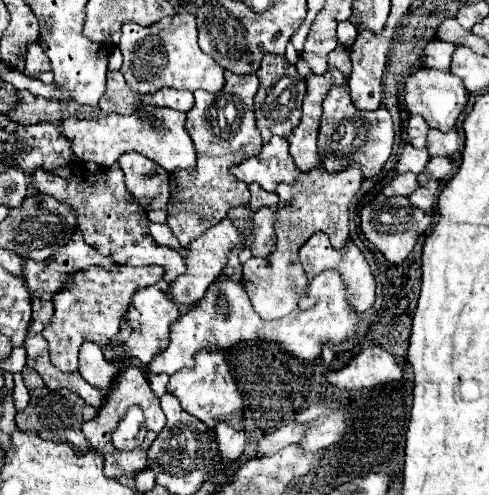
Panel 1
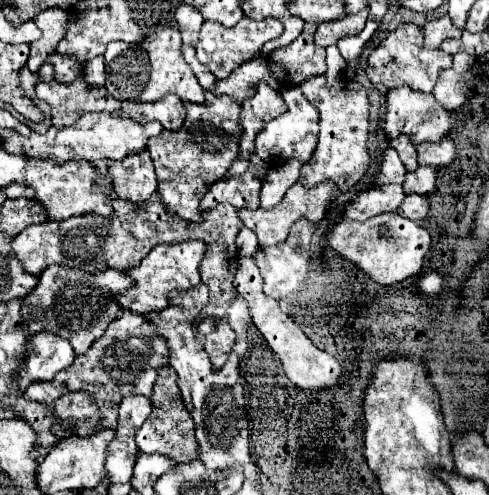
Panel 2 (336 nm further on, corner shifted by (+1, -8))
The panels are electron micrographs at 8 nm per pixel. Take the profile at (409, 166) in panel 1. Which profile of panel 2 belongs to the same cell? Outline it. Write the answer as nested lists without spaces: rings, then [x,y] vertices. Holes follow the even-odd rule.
[[[386,148],[384,150],[384,158],[382,158],[382,164],[380,164],[380,174],[378,174],[378,180],[384,182],[384,184],[402,184],[404,182],[404,174],[406,174],[406,168],[404,164],[400,162],[398,154],[394,148]]]

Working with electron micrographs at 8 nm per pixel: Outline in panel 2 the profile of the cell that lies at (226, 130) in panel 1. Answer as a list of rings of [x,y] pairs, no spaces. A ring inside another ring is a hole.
[[[208,94],[204,104],[186,102],[186,120],[180,130],[162,130],[160,136],[150,138],[146,150],[150,152],[156,178],[158,178],[158,192],[162,194],[162,202],[166,208],[176,214],[184,216],[186,220],[202,220],[200,216],[200,198],[208,190],[208,186],[222,178],[228,172],[232,160],[238,156],[238,138],[240,138],[240,104],[228,96],[212,96]]]

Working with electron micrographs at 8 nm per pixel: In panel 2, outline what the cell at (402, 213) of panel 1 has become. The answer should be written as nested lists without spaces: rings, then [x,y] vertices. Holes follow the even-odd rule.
[[[386,212],[360,224],[342,220],[330,230],[326,242],[340,258],[352,262],[374,282],[380,286],[390,286],[420,272],[422,258],[430,248],[430,234],[420,224],[402,218],[396,212]]]

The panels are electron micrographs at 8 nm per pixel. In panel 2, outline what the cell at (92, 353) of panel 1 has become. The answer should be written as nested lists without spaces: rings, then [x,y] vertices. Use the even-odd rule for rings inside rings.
[[[40,332],[28,338],[26,356],[14,374],[20,390],[36,380],[52,380],[60,370],[74,362],[76,354],[68,340],[52,336],[50,332]]]

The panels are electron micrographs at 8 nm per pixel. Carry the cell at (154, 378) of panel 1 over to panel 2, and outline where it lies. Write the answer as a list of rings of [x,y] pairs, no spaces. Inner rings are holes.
[[[172,366],[158,368],[158,378],[154,382],[150,400],[152,400],[152,414],[148,416],[148,420],[142,424],[142,428],[136,434],[136,444],[138,444],[140,452],[144,452],[144,454],[158,452],[176,462],[182,462],[182,458],[184,458],[184,462],[200,458],[198,442],[194,438],[194,420],[182,402],[182,396],[180,396],[178,384],[176,384],[176,372]]]

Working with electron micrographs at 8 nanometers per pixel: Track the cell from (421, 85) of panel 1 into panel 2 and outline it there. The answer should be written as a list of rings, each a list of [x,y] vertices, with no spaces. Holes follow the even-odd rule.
[[[400,86],[386,94],[386,114],[384,114],[384,126],[382,132],[388,138],[406,136],[414,146],[420,142],[438,142],[446,132],[452,128],[452,114],[444,110],[432,94],[416,92],[412,88]]]

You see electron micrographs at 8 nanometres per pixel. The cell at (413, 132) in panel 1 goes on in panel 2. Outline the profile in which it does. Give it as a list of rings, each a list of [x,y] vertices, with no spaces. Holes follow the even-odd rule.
[[[398,136],[394,140],[390,140],[390,146],[398,152],[400,160],[404,162],[406,170],[408,172],[414,172],[418,168],[418,160],[416,160],[416,148],[404,138],[404,136]]]

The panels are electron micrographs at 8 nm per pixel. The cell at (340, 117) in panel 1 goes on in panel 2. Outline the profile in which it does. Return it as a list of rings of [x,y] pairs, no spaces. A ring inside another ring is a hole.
[[[324,75],[314,76],[299,85],[305,98],[319,111],[318,146],[310,158],[300,170],[300,184],[304,186],[316,186],[322,180],[332,180],[338,190],[346,192],[352,188],[368,170],[370,156],[366,148],[368,140],[368,110],[370,102],[366,96],[366,90],[350,80],[348,76],[340,76],[331,88],[326,86]]]

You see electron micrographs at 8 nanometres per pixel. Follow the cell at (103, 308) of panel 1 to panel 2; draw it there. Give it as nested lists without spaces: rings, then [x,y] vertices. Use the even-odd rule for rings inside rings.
[[[52,264],[40,274],[38,286],[24,298],[22,310],[28,310],[28,300],[32,300],[32,334],[52,332],[60,338],[70,340],[76,354],[84,354],[94,340],[98,340],[108,324],[116,318],[120,306],[116,304],[116,294],[132,286],[132,280],[120,270],[106,270],[100,274],[90,274],[76,268],[66,268]]]

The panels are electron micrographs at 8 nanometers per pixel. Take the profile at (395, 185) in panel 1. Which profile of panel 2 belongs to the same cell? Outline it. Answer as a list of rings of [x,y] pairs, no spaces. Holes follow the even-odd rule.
[[[384,184],[378,188],[370,188],[370,190],[362,192],[344,210],[344,218],[352,220],[352,222],[364,222],[382,212],[394,212],[402,204],[404,196],[406,194],[402,192],[402,186],[398,186],[398,184]]]

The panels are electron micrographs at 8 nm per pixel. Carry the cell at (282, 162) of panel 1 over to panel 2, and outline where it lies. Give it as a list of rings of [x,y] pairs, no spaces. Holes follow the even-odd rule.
[[[252,162],[244,174],[228,178],[228,180],[218,180],[214,182],[204,198],[200,200],[200,210],[210,210],[216,208],[220,202],[228,202],[234,208],[258,208],[258,192],[262,186],[262,178],[266,174],[266,164],[264,162]]]

